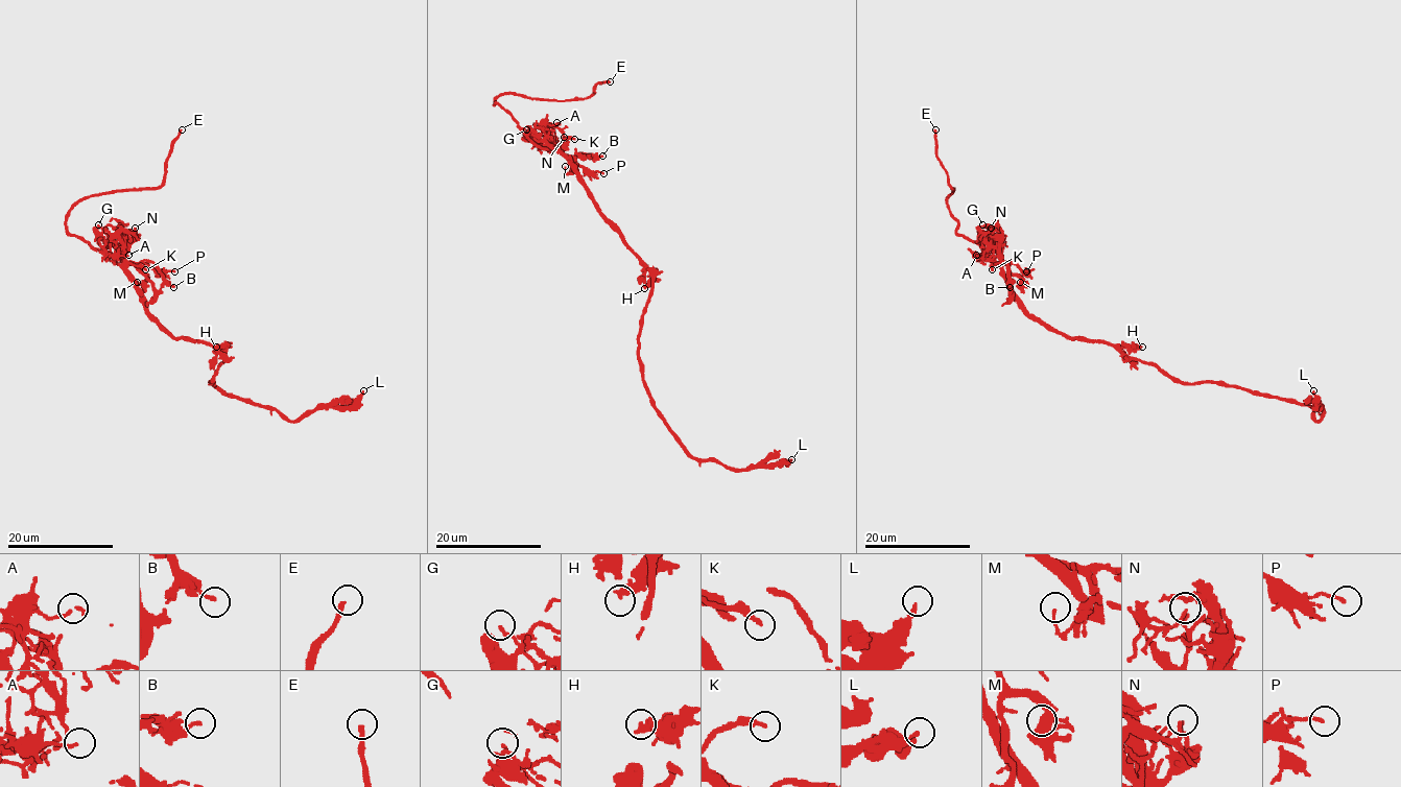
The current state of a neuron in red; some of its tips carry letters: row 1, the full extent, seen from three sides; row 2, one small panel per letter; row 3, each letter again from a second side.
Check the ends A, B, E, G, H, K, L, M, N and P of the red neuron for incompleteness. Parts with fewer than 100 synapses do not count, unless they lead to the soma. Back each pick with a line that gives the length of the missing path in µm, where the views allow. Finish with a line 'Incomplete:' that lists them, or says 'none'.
E: about 10 µm are missing
Incomplete: E

